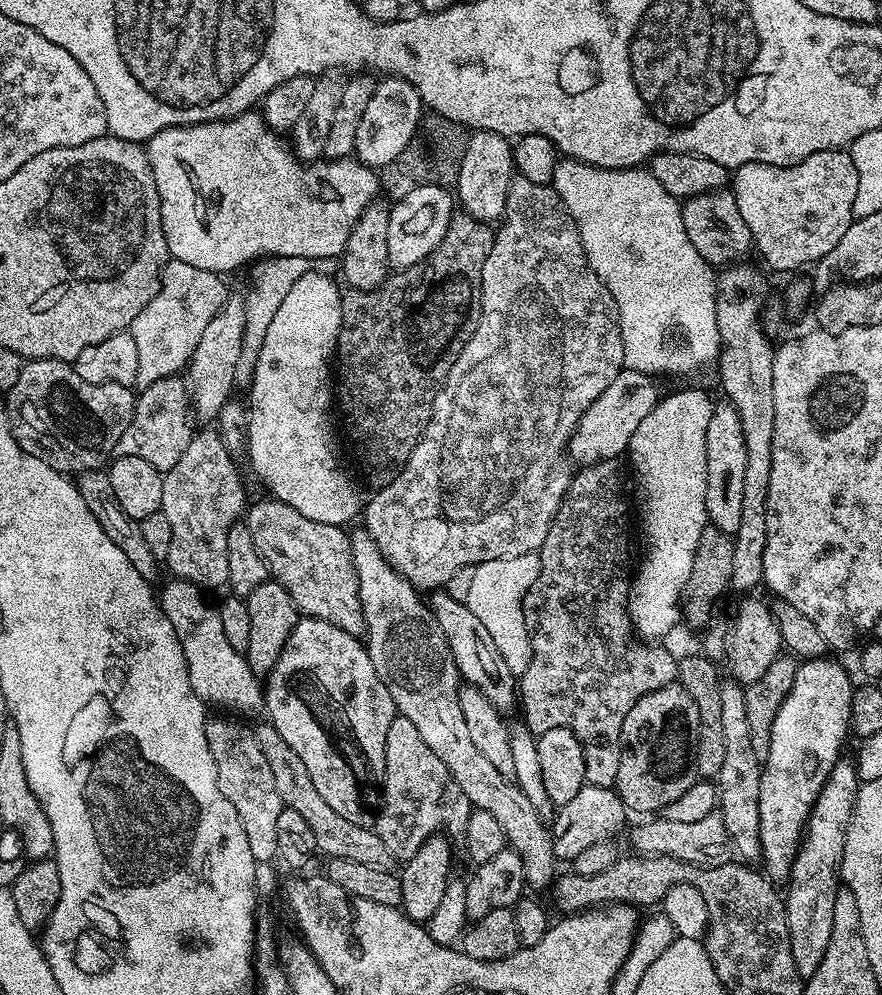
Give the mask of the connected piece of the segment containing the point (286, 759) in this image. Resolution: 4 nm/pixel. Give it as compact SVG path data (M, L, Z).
M270 722L255 725L254 731L258 738L258 746L262 746L262 754L266 754L266 763L274 773L274 786L278 786L278 794L284 807L295 810L310 826L314 833L317 853L328 858L346 858L346 862L359 862L365 866L391 869L394 857L382 842L382 838L372 828L363 828L354 822L346 822L342 814L334 814L330 805L314 790L314 782L310 782L310 774L306 774L306 766L302 766L302 758L286 746L282 734L274 730Z

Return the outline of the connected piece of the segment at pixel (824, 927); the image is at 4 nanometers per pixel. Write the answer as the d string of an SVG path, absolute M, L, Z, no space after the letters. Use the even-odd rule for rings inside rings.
M851 759L836 761L810 810L804 837L800 840L800 848L796 851L786 881L788 892L784 909L790 930L790 954L794 954L794 966L798 966L798 974L802 978L810 977L814 970L818 970L818 965L826 955L826 945L830 942L834 927L834 898L838 898L838 890L842 887L840 867L846 846L846 830L850 826L861 783Z

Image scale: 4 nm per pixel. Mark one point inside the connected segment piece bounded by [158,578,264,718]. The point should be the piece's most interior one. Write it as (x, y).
(219, 675)

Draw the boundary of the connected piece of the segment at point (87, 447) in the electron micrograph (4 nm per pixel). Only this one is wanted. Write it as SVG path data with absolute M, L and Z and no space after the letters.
M67 360L27 361L6 400L10 430L18 446L65 474L103 469L113 459L118 438L126 434L136 409L132 388L86 382Z

